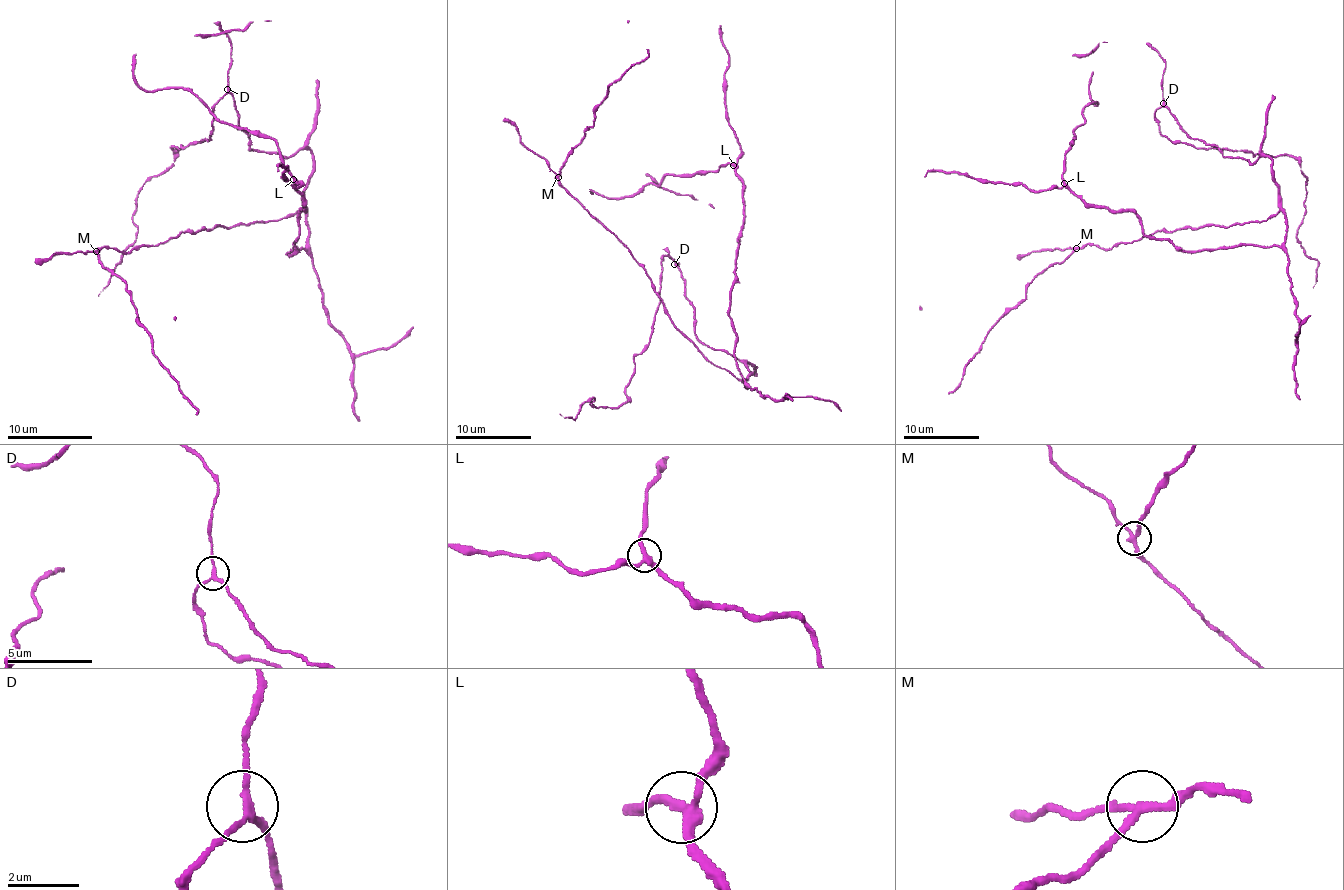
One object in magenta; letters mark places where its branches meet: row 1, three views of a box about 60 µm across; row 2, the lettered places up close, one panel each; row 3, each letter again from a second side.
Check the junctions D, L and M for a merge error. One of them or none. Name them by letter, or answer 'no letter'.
M

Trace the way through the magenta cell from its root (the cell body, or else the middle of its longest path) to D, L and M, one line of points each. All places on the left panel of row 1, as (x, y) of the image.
D: (306, 183), (312, 153), (252, 151), (227, 89)
L: (306, 183), (308, 245), (289, 254), (295, 249), (299, 213), (304, 209), (304, 196), (293, 179)
M: (306, 183), (304, 207), (282, 219), (182, 232), (156, 245), (135, 245), (129, 251), (112, 247), (97, 251)

